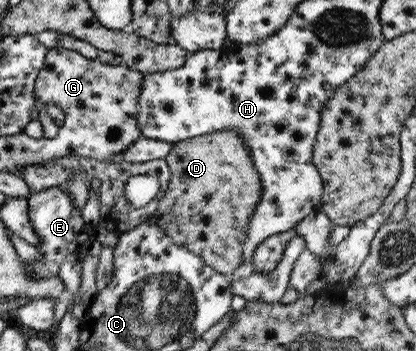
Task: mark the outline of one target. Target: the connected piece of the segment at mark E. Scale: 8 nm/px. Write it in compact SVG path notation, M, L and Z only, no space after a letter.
M60 187L47 188L32 193L27 203L29 204L29 219L34 232L39 236L40 252L43 257L34 262L27 262L25 268L35 272L35 278L57 278L60 266L69 254L73 254L78 260L87 256L87 250L92 245L92 239L84 238L82 228L84 219L81 210L74 207L70 195L66 189Z

